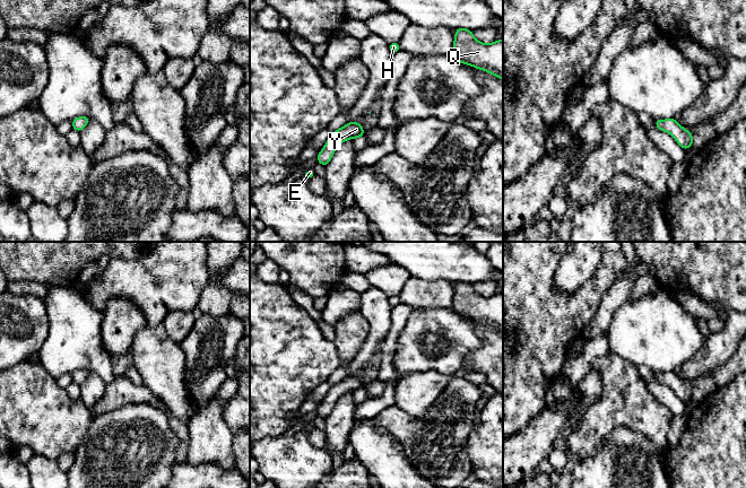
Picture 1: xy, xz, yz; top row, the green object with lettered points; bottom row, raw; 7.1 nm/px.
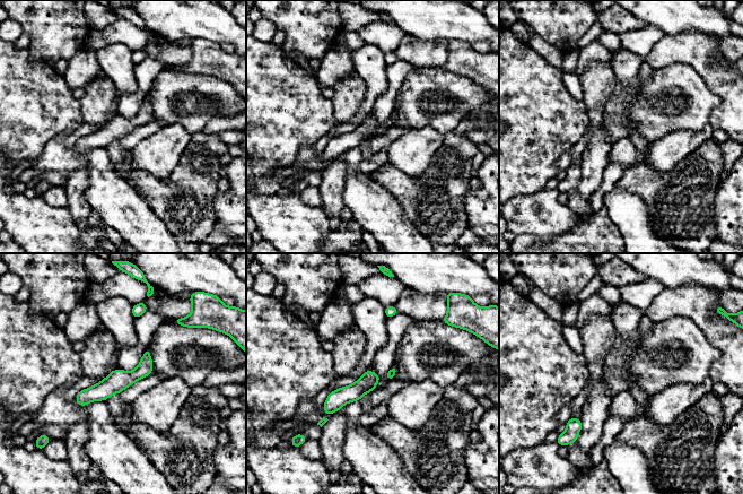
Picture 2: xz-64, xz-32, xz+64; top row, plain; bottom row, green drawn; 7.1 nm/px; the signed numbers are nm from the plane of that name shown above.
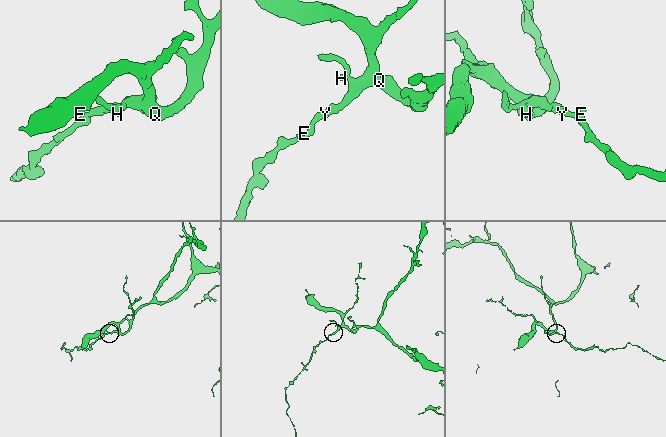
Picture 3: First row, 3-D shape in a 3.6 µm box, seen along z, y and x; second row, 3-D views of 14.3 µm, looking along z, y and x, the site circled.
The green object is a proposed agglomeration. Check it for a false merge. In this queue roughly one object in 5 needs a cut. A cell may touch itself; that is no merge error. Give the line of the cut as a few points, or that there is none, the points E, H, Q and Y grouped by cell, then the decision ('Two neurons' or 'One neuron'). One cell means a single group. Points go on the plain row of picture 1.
No split. Groups: E H Q Y. One neuron

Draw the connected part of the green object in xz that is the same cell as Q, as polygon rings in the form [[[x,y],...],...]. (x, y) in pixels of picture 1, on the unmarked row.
[[[456,281],[453,305],[451,308],[458,315],[469,317],[474,321],[487,324],[503,333],[503,294],[497,293],[494,296],[484,297],[477,294],[472,284],[467,281]]]

